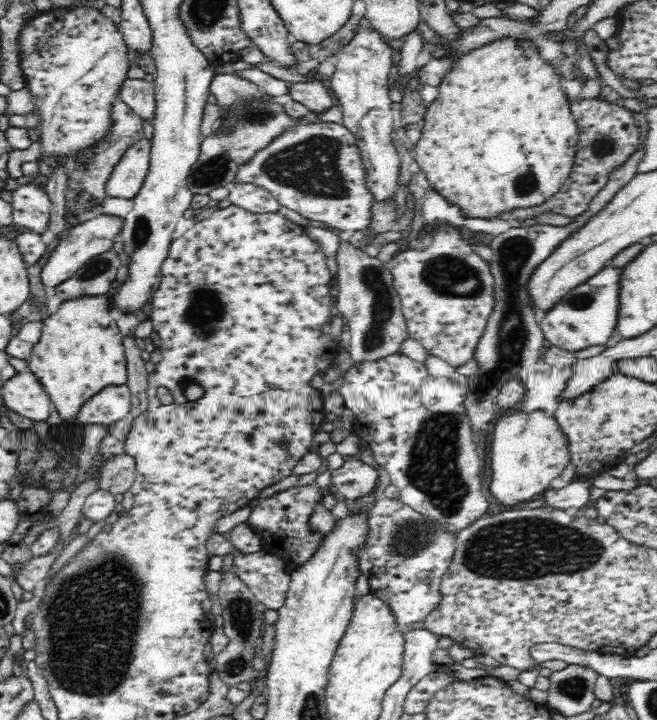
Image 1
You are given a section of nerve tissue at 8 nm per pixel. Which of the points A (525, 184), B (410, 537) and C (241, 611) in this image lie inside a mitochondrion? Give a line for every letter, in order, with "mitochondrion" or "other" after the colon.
A: mitochondrion
B: mitochondrion
C: mitochondrion

